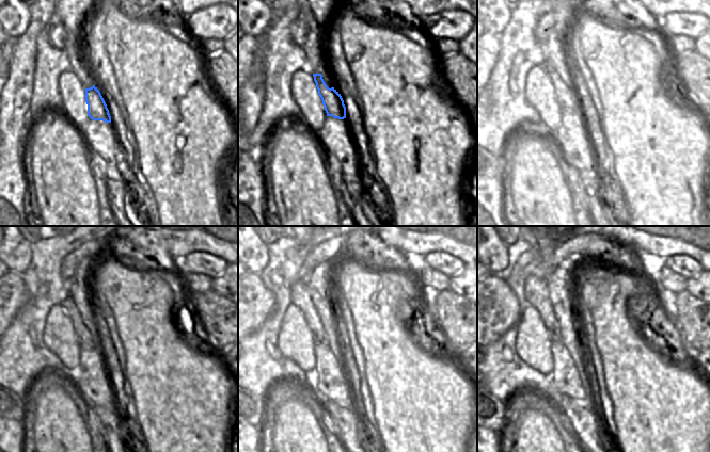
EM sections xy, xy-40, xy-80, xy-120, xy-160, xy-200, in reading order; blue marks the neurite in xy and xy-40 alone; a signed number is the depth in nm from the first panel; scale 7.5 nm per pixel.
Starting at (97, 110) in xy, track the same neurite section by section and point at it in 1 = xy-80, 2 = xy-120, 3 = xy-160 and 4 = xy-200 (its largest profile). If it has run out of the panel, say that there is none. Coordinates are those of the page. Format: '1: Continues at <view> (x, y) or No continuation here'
1: Continues at xy-80 (567, 99)
2: Continues at xy-120 (85, 340)
3: Continues at xy-160 (299, 296)
4: Continues at xy-200 (535, 291).

